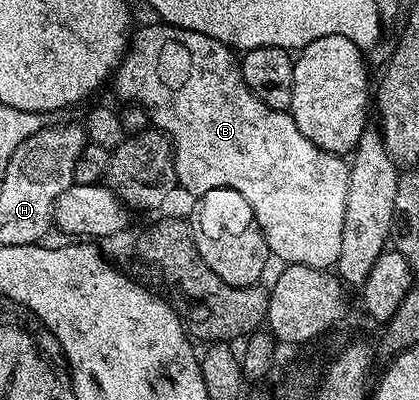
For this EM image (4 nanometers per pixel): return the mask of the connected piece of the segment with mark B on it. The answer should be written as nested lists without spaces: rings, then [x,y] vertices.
[[[156,24],[157,26],[145,26],[141,31],[138,29],[132,35],[131,45],[125,51],[125,57],[117,66],[115,73],[111,78],[111,86],[117,89],[117,94],[125,104],[141,106],[149,114],[150,123],[156,129],[162,130],[173,143],[173,155],[175,156],[175,172],[177,173],[177,186],[192,196],[200,196],[211,192],[211,188],[231,188],[251,204],[251,212],[255,212],[255,220],[259,224],[261,234],[265,238],[265,243],[269,246],[270,255],[274,259],[282,258],[282,263],[292,264],[294,266],[310,266],[316,270],[329,270],[336,267],[337,257],[340,254],[340,245],[342,243],[344,213],[347,209],[347,186],[349,167],[346,159],[339,154],[332,154],[307,140],[303,132],[295,124],[292,114],[267,108],[259,96],[247,88],[247,84],[241,75],[241,64],[238,55],[230,47],[223,45],[219,40],[215,40],[206,34],[200,34],[194,30],[184,30],[178,26],[168,24]]]

